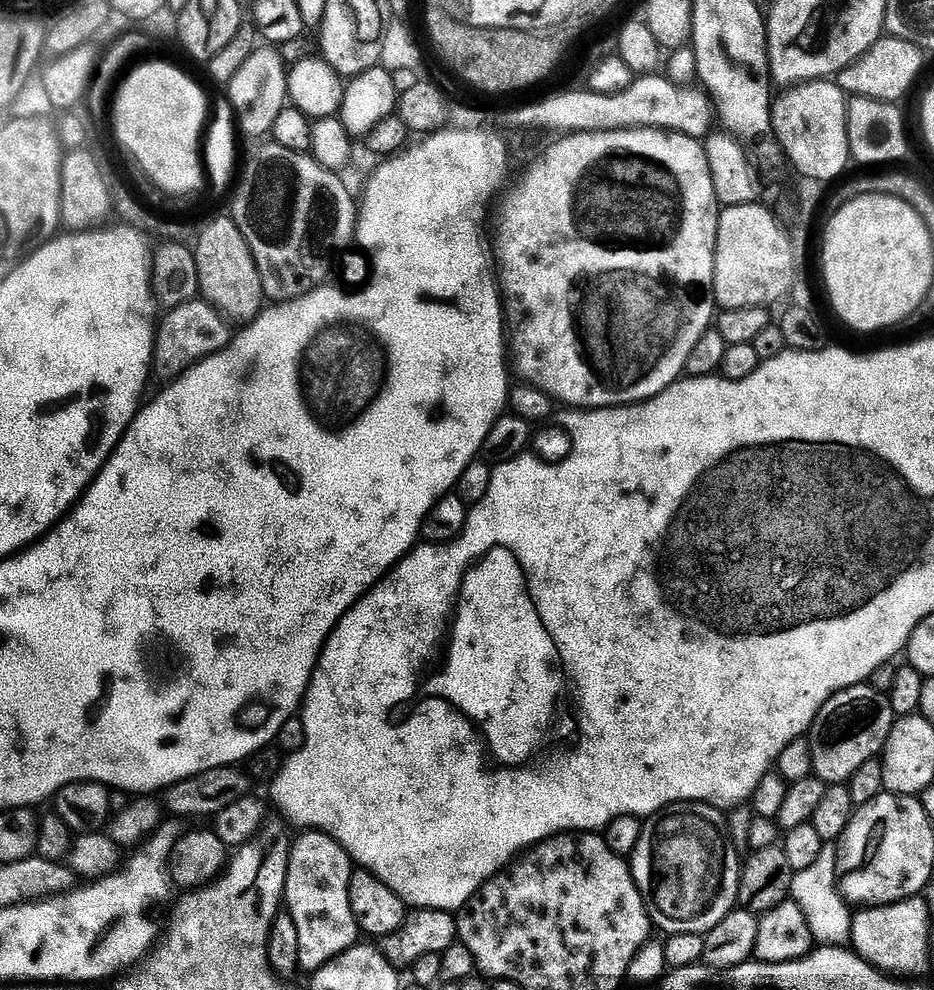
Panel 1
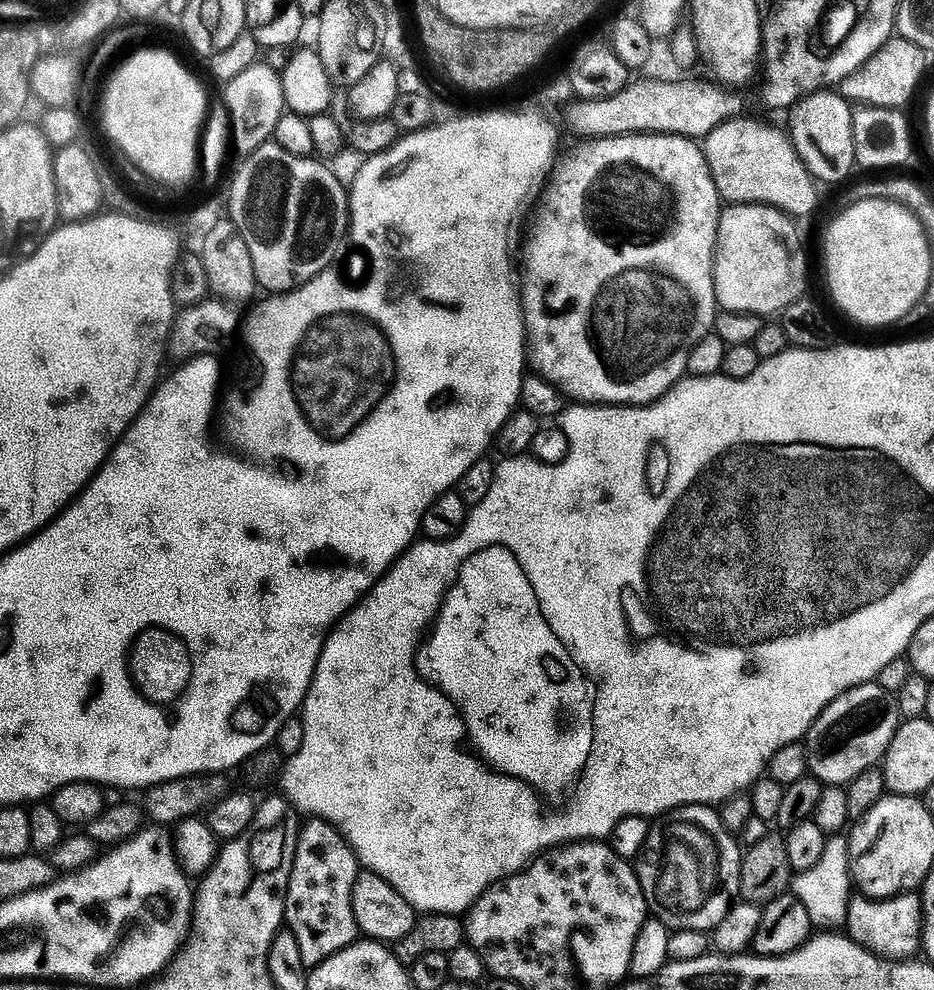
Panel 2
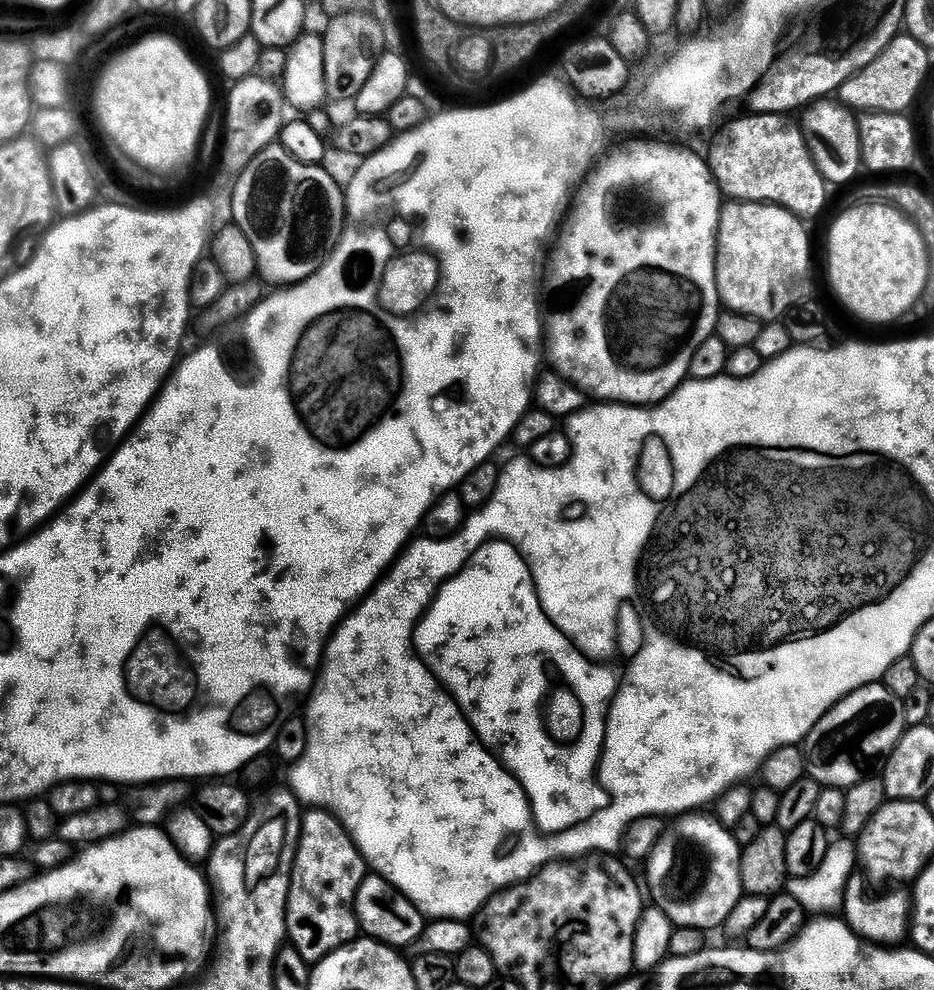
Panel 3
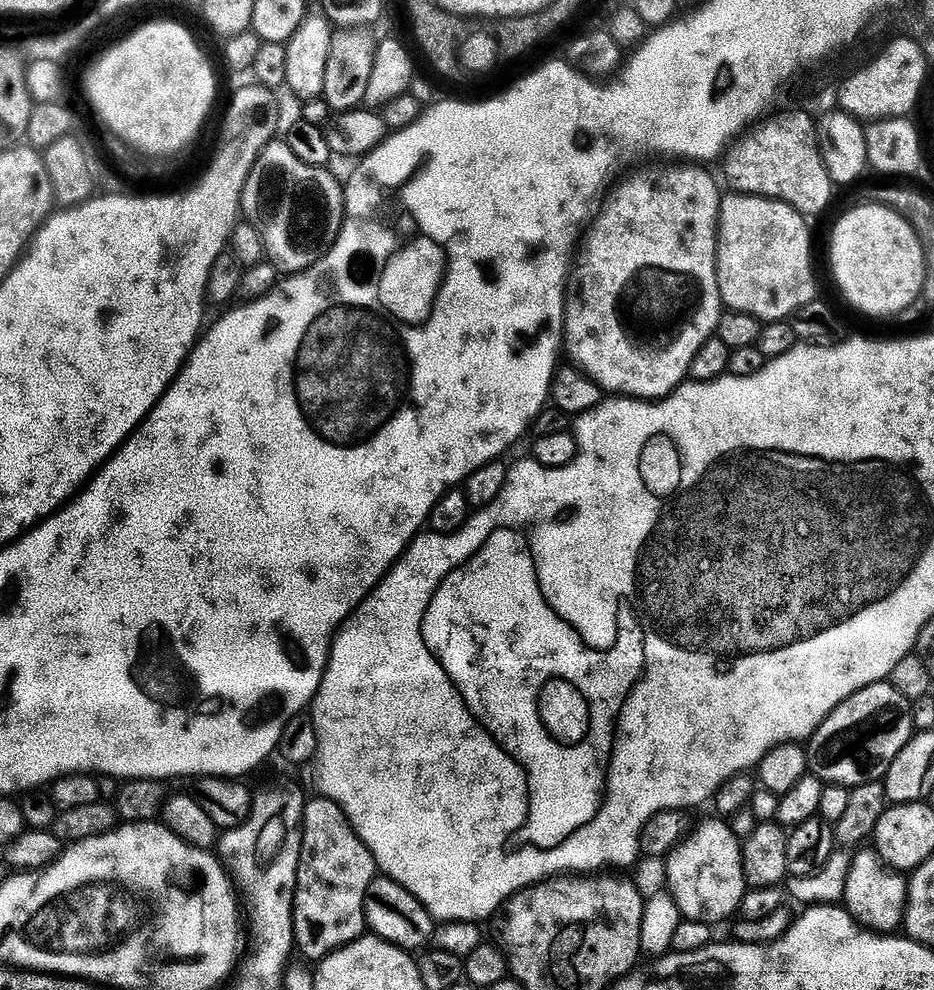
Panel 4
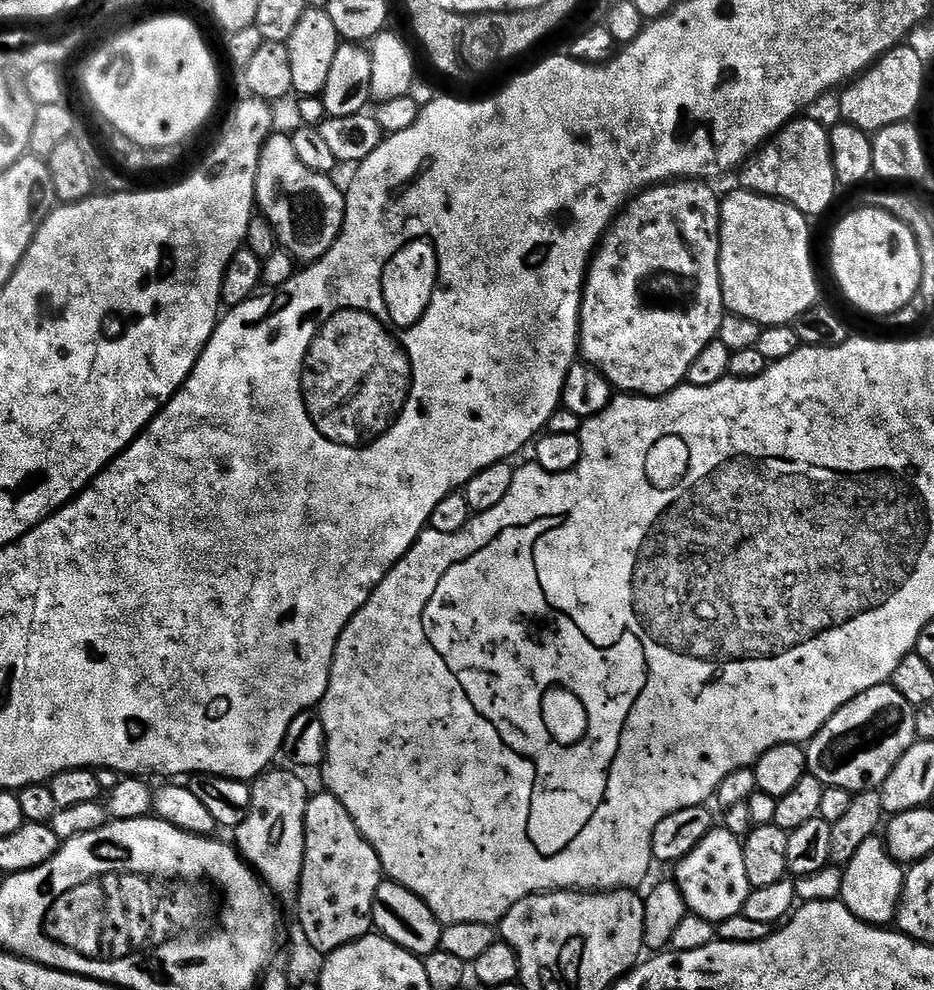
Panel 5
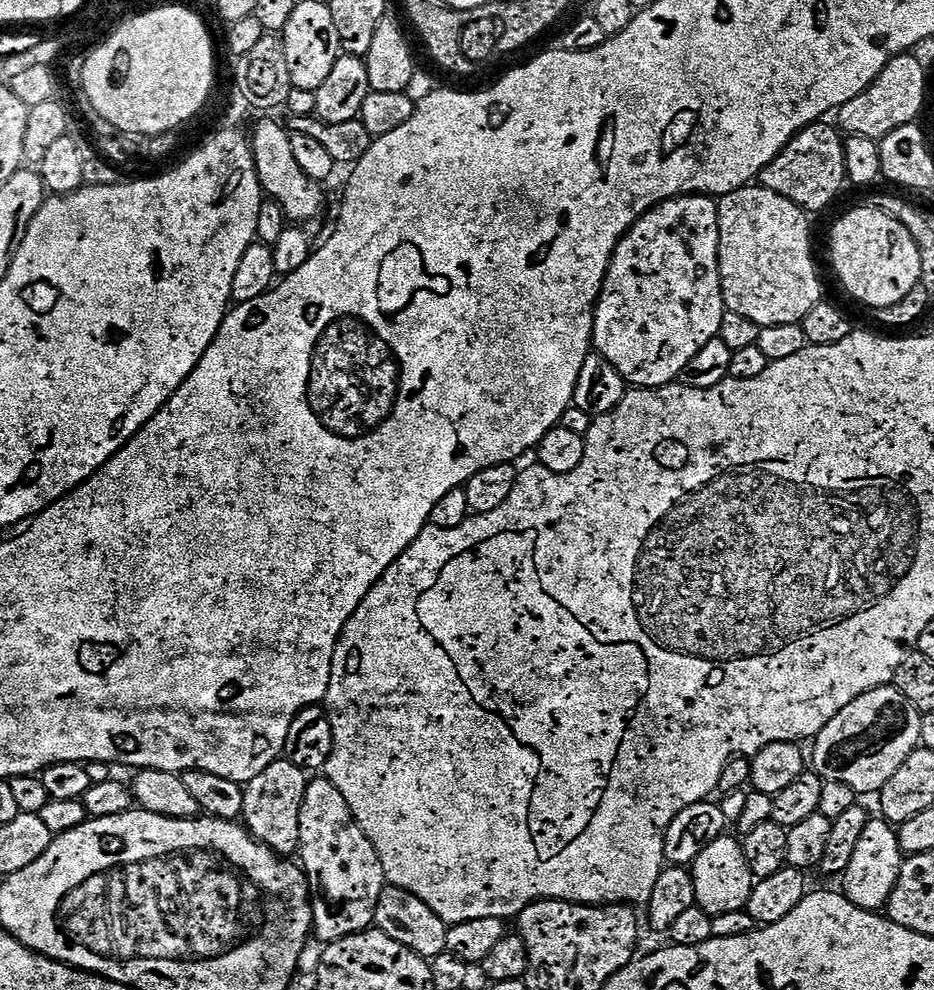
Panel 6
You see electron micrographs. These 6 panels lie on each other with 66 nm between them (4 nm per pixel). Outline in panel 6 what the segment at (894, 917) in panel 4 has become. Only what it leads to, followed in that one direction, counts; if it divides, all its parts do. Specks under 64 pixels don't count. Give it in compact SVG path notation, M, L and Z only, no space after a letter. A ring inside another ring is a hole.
M883 818L869 819L868 825L851 855L850 864L843 872L842 895L854 906L867 912L879 913L887 909L888 900L894 894L894 886L898 886L898 874L906 859L905 852L900 849L900 838L897 829Z

